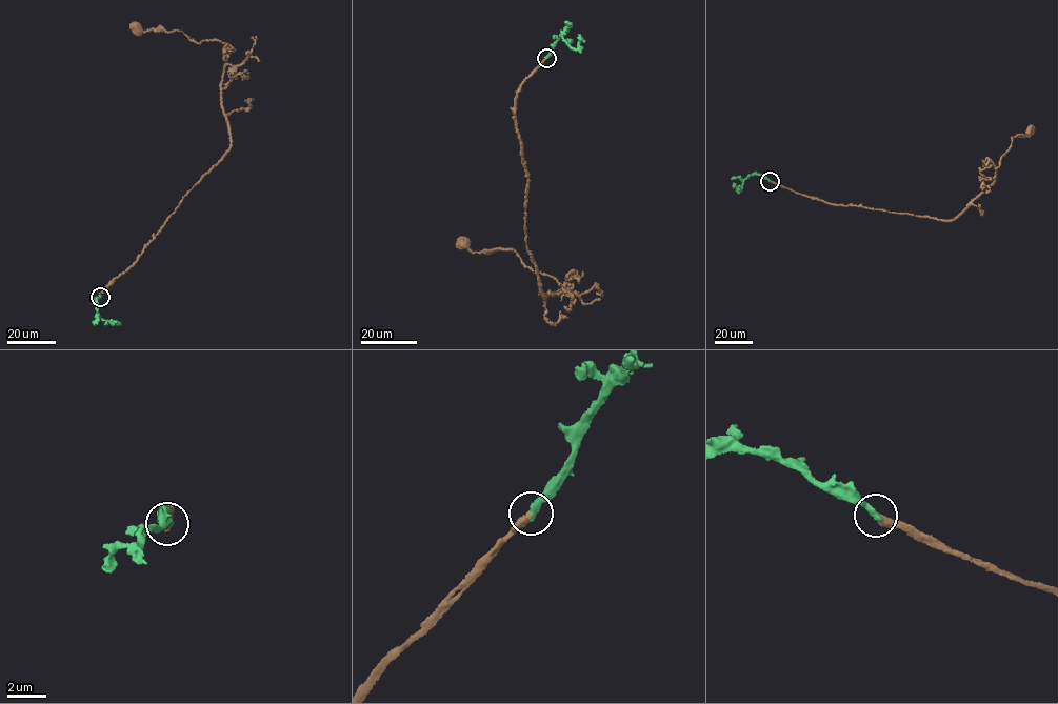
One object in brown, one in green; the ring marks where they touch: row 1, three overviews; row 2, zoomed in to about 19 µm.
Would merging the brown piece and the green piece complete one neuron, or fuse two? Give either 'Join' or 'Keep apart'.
Join

